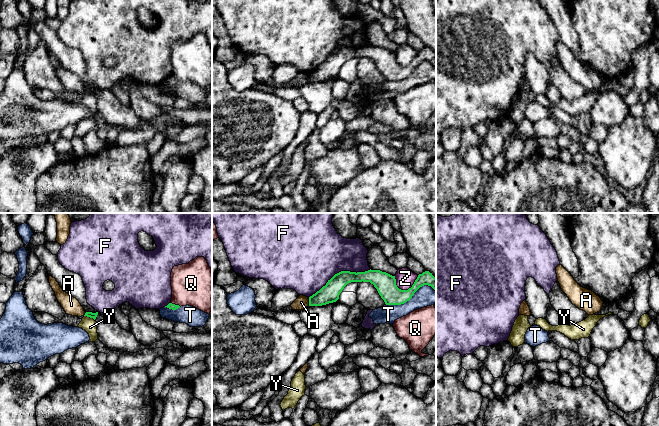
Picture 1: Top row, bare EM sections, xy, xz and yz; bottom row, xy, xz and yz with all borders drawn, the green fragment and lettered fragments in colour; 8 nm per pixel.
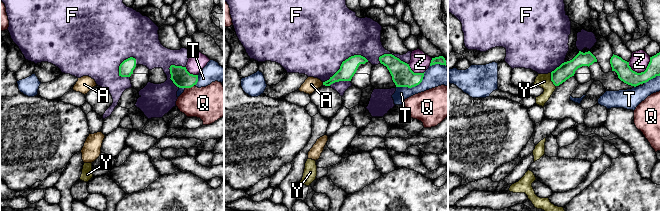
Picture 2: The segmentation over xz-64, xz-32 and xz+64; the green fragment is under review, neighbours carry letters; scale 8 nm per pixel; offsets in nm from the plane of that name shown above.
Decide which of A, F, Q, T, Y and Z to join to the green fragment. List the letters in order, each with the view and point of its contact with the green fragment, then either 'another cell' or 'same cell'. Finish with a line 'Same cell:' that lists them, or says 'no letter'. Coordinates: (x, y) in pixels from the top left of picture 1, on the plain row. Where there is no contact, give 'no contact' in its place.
A: meets green in xz at (309, 78); another cell
F: meets green in xz at (339, 48); another cell
Q: meets green in xy at (176, 81); another cell
T: meets green in xz at (411, 73); another cell
Y: meets green in xy at (89, 92); another cell
Z: meets green in xz at (409, 64); another cell
Same cell: no letter

